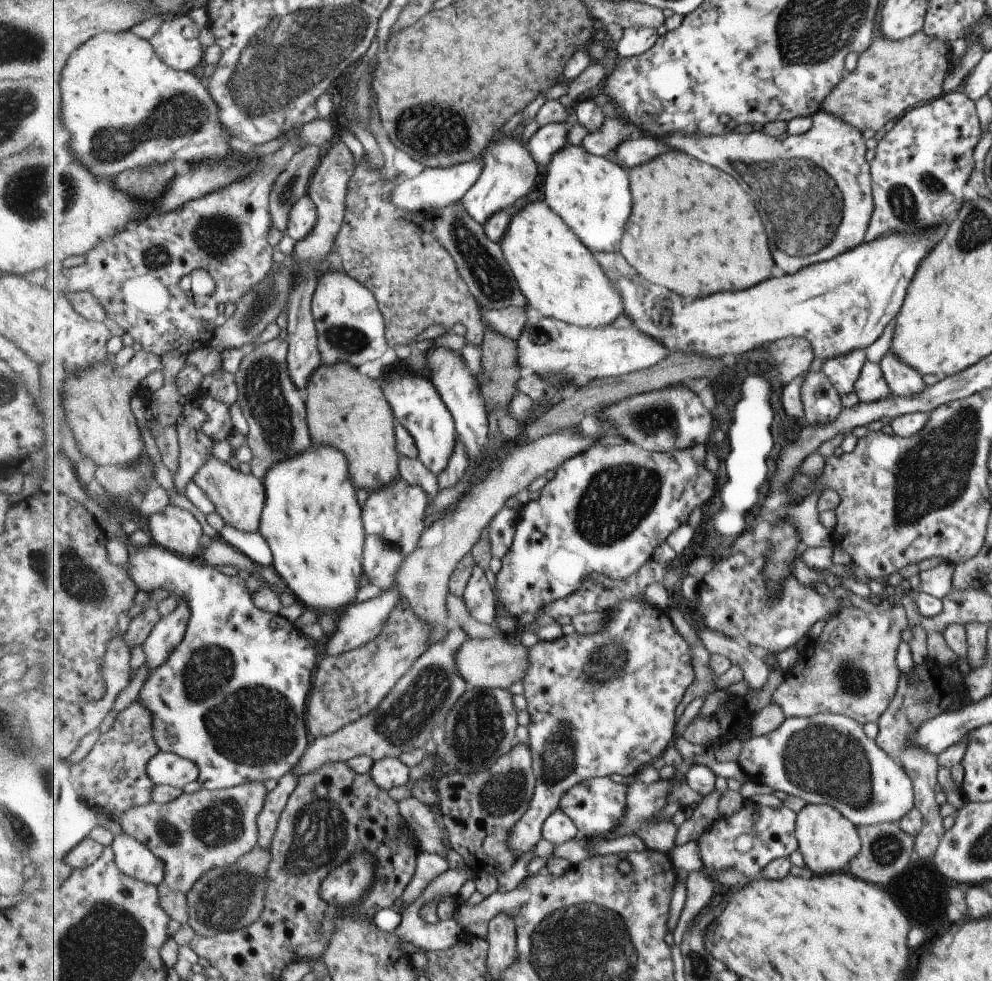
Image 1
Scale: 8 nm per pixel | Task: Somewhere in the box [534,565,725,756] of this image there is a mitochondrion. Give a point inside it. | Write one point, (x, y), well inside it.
(610, 657)

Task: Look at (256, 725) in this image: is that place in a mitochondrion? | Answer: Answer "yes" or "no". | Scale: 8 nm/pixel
yes

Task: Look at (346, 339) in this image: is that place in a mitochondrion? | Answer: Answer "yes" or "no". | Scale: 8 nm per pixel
yes

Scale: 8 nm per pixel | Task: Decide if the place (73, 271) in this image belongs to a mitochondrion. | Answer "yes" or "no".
no

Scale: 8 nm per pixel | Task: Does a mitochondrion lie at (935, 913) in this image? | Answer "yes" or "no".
no

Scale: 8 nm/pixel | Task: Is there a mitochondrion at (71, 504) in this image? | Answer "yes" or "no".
no

